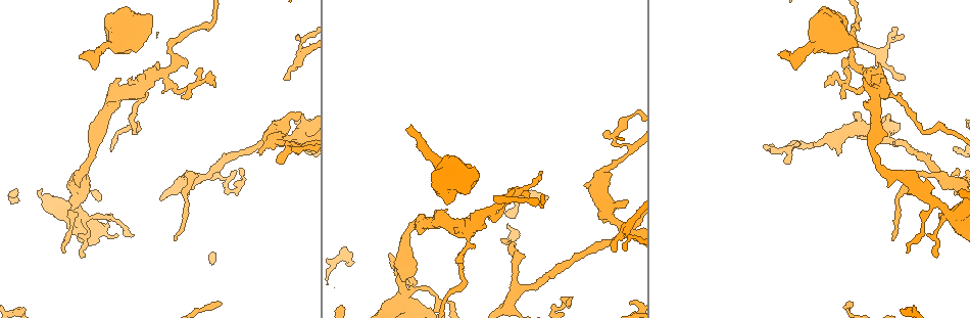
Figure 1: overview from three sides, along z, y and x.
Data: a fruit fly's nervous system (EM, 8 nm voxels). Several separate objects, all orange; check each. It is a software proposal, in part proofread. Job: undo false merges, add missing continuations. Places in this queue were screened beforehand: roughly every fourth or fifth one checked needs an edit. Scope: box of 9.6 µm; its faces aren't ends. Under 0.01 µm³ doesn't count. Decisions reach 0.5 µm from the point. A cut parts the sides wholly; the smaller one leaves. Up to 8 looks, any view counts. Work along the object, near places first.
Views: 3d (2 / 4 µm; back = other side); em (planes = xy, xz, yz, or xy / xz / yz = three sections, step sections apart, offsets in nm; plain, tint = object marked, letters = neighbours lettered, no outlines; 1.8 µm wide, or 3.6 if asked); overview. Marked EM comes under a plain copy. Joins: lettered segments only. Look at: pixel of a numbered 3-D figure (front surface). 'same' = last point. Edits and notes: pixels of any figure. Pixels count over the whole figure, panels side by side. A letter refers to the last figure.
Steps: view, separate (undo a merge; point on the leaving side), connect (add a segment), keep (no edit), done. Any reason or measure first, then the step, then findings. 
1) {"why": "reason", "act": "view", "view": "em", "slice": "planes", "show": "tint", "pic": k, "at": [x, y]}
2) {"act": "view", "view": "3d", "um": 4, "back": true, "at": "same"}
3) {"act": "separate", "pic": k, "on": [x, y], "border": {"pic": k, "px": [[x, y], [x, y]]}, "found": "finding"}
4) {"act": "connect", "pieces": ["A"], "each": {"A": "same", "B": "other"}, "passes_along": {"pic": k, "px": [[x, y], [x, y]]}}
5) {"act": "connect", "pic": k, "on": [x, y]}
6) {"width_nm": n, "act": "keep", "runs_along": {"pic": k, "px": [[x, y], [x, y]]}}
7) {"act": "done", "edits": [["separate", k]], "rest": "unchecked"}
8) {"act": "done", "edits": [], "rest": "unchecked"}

{"why": "thin arm on a thick one", "act": "view", "view": "3d", "um": 4, "pic": 1, "at": [139, 90]}

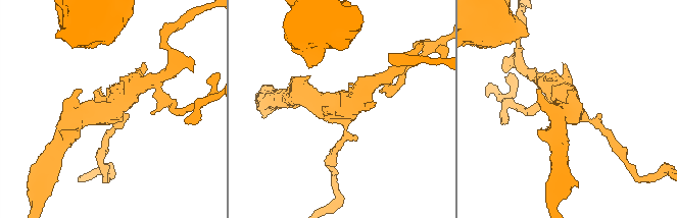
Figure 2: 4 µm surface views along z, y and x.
{"arms": 3, "act": "view", "view": "em", "slice": "xz", "step": 8, "show": "tint", "pic": 2, "at": [569, 112]}

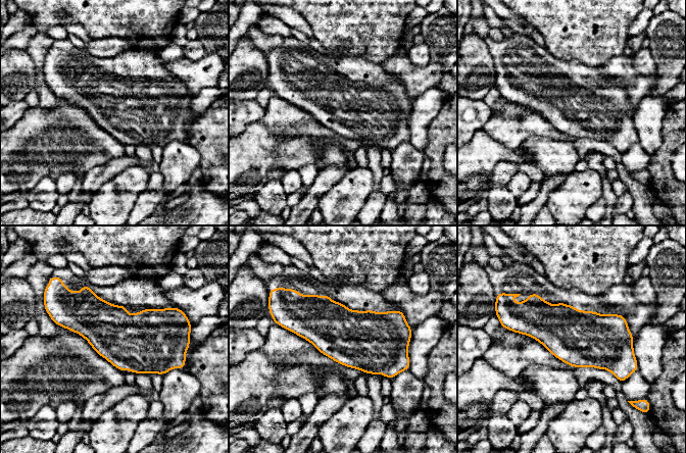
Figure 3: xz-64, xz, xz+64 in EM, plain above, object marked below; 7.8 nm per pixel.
{"why": "see the neighbours", "act": "view", "view": "em", "slice": "xz", "step": 8, "show": "letters", "at": "same"}

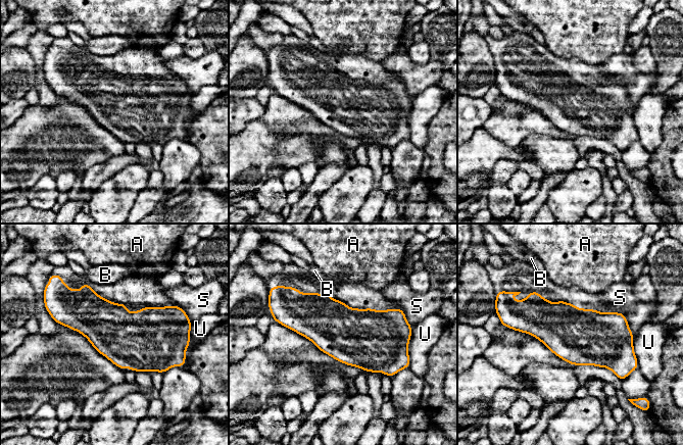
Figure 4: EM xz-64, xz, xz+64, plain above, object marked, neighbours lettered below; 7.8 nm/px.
{"act": "keep", "each": {"A": "other", "B": "other", "S": "other", "U": "other"}, "found": "one cell here"}

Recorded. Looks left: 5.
{"why": "four or more arms meet", "act": "view", "view": "em", "um": 3.6, "slice": "planes", "show": "letters", "pic": 1, "at": [294, 136]}

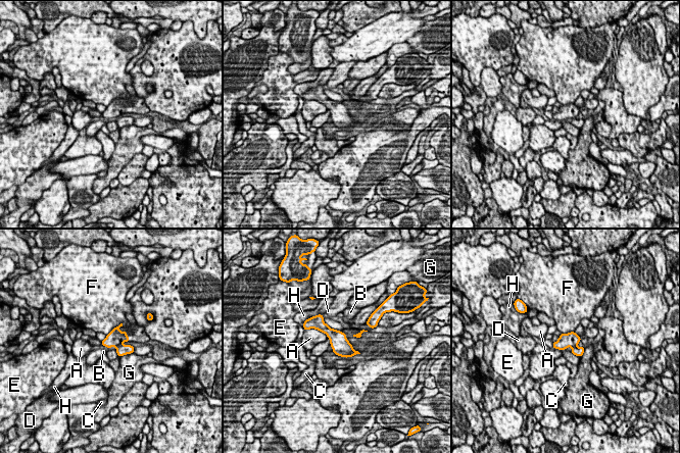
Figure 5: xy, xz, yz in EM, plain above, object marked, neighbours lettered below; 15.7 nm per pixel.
{"longest_contact_nm": ["A", 400], "act": "separate", "pic": 5, "on": [122, 350], "each": {"A": "other", "B": "other", "C": "other", "D": "other", "E": "other", "F": "other", "G": "other", "H": "other"}, "found": "a second cell is stuck on"}

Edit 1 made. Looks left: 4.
{"why": "thin end", "act": "view", "view": "3d", "um": 4, "pic": 1, "at": [613, 250]}

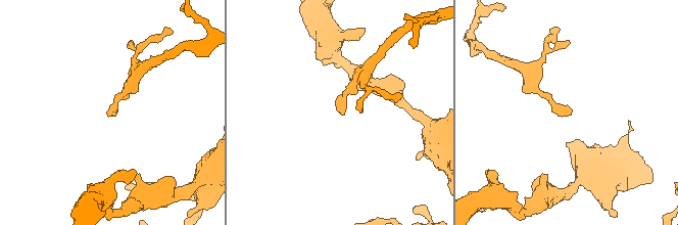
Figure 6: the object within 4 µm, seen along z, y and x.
{"act": "view", "view": "em", "slice": "yz", "step": 8, "show": "letters", "pic": 6, "at": [340, 114]}

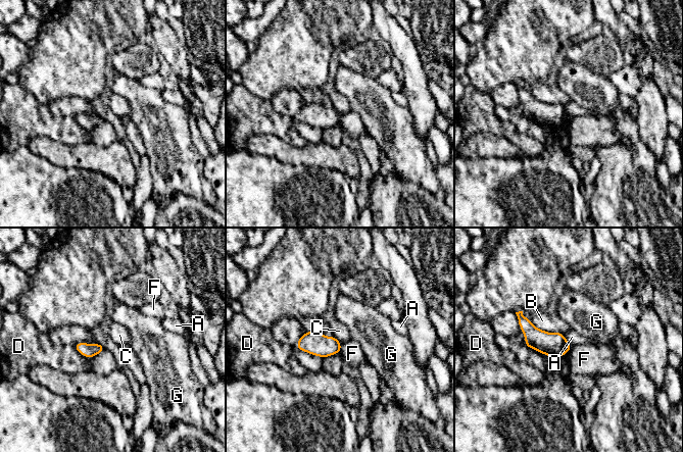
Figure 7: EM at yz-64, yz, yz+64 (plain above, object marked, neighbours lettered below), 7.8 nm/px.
{"act": "view", "view": "em", "slice": "planes", "show": "letters", "at": "same"}

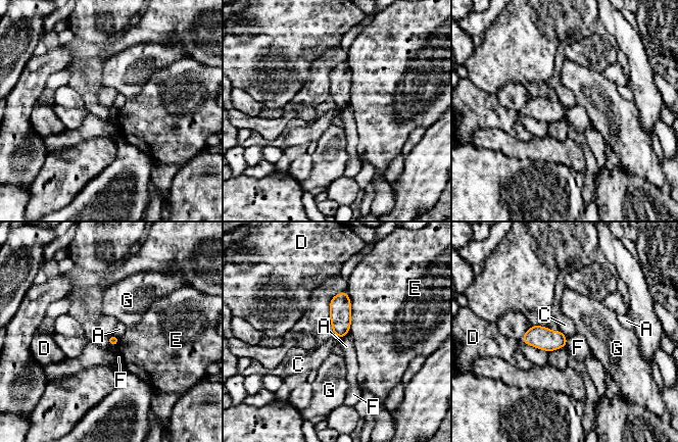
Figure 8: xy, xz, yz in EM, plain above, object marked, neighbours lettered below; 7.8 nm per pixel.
{"act": "keep", "each": {"A": "other", "C": "other", "D": "other", "E": "other", "F": "other", "G": "other"}, "border": {"pic": 8, "px": [[560, 330], [568, 337]]}, "found": "no lettered segment goes on from it"}

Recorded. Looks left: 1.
{"act": "done", "edits": [["separate", 5]], "rest": "unchecked"}

